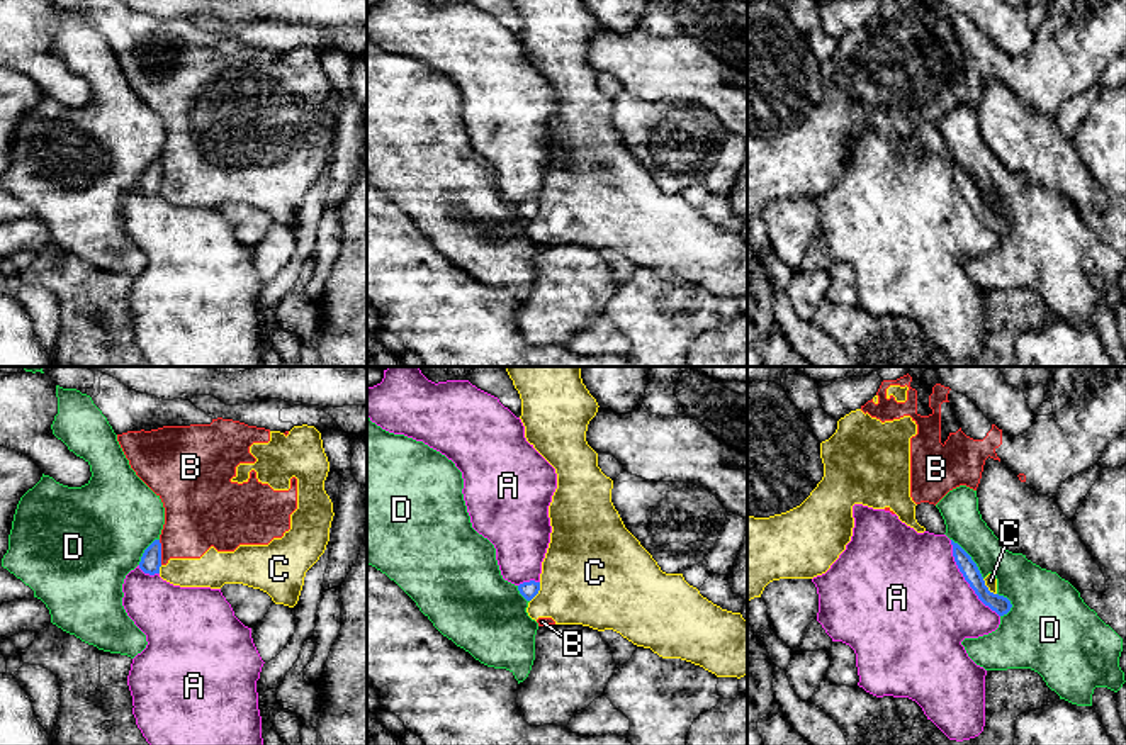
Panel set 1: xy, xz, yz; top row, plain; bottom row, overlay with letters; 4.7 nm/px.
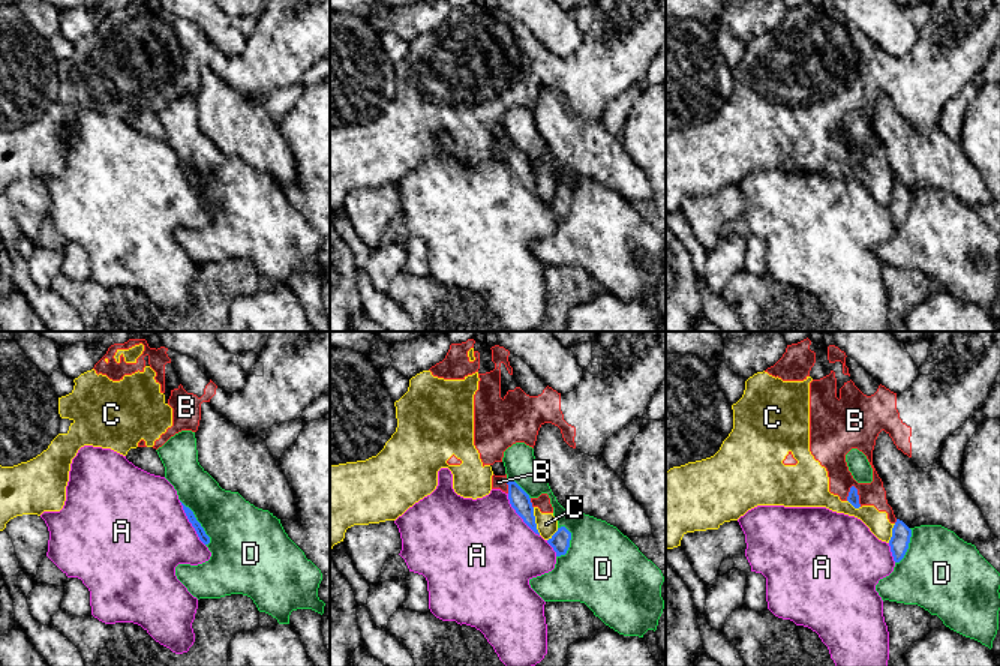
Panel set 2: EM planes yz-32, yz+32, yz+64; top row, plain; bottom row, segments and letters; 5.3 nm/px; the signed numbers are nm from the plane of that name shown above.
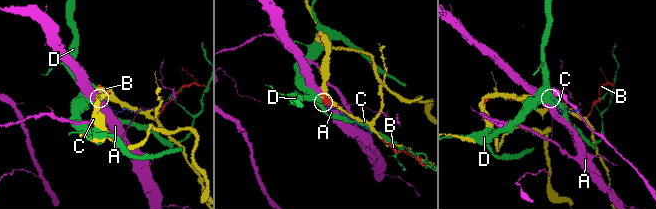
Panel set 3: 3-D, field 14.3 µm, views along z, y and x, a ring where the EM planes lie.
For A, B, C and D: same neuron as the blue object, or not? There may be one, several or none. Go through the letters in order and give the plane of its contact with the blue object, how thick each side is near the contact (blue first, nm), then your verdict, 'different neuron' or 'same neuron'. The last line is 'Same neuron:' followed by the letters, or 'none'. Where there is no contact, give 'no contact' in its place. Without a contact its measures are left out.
A: yz | 90/500 nm | different neuron
B: xy | 100/320 nm | different neuron
C: xz | 80/440 nm | different neuron
D: yz | 80/200 nm | different neuron
Same neuron: none

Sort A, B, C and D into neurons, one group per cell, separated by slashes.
A / B C / D

